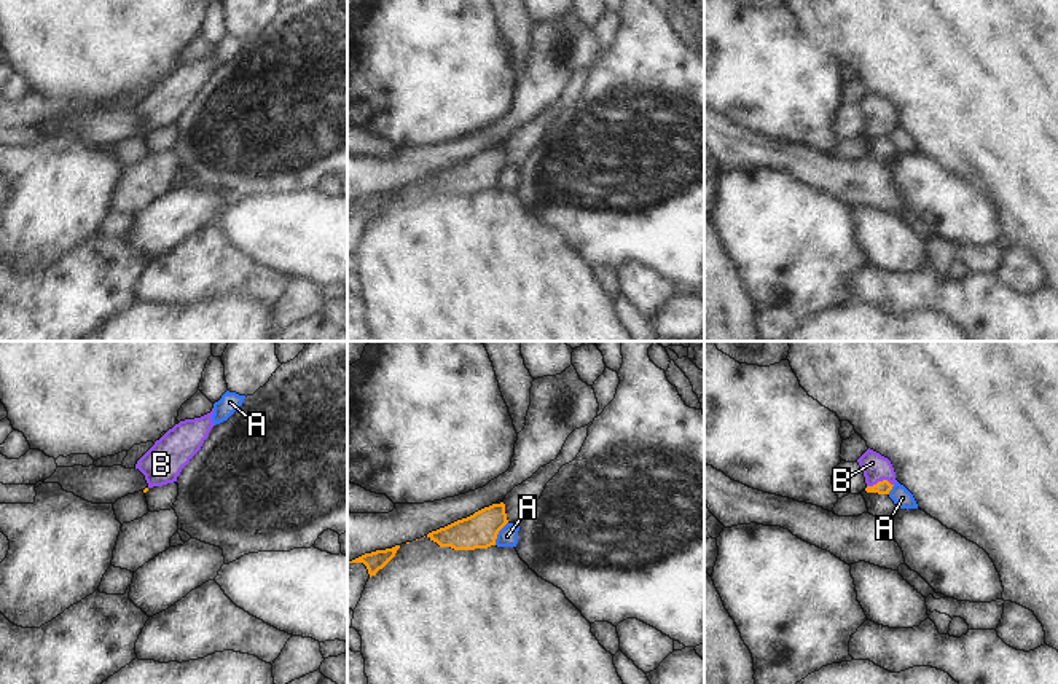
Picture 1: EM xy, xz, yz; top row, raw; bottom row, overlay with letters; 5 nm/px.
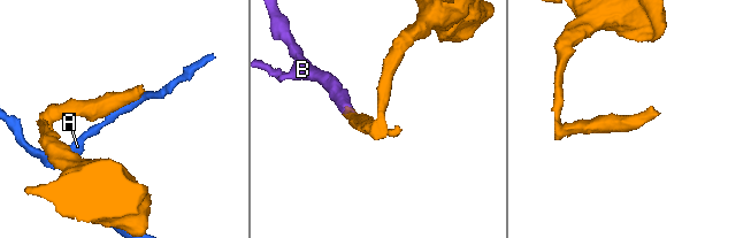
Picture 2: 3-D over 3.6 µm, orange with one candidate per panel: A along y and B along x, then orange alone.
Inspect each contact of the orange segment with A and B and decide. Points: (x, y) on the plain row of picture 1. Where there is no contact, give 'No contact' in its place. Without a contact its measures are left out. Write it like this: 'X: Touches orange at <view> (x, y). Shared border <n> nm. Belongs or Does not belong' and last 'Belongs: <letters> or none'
A: Touches orange at xz (497, 176). Shared border 140 nm. Does not belong
B: Touches orange at yz (880, 125). Shared border 140 nm. Belongs
Belongs: B

